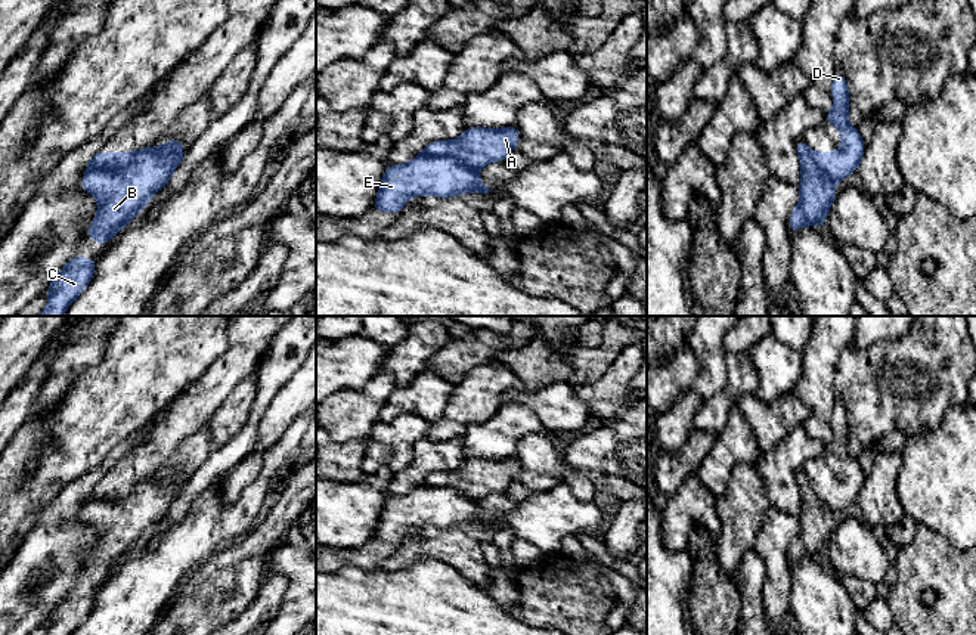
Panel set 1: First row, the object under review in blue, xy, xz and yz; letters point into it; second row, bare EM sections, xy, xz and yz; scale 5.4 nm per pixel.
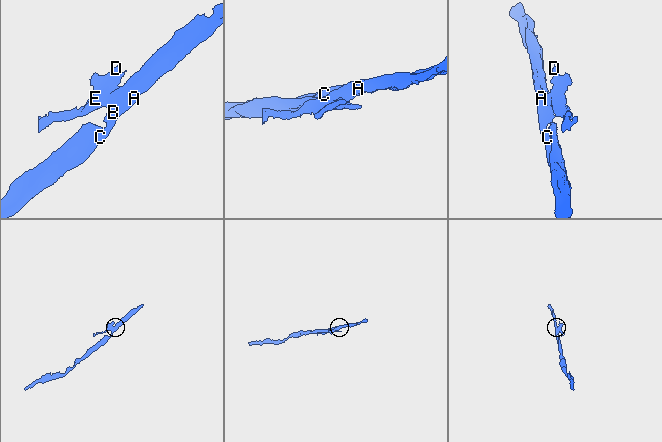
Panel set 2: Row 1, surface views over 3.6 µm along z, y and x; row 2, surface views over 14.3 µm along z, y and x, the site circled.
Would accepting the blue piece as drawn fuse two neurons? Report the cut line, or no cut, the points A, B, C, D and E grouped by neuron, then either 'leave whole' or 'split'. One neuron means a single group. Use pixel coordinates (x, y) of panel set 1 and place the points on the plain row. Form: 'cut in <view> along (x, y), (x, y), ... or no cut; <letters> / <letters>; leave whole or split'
cut in xz along (420, 485), (451, 486), (476, 502); A B C / D E; split

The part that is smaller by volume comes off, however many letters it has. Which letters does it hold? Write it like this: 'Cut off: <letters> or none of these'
Cut off: D, E

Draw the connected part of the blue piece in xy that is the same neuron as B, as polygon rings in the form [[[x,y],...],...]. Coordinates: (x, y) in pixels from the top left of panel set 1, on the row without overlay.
[[[170,470],[165,478],[140,480],[121,499],[87,501],[81,520],[92,523],[99,535],[87,567],[103,577],[167,515],[183,487],[180,471]]]

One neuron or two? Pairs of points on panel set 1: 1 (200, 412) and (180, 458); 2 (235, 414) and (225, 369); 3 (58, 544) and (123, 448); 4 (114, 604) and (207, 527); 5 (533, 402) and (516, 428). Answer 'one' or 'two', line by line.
1: two
2: two
3: one
4: one
5: two

